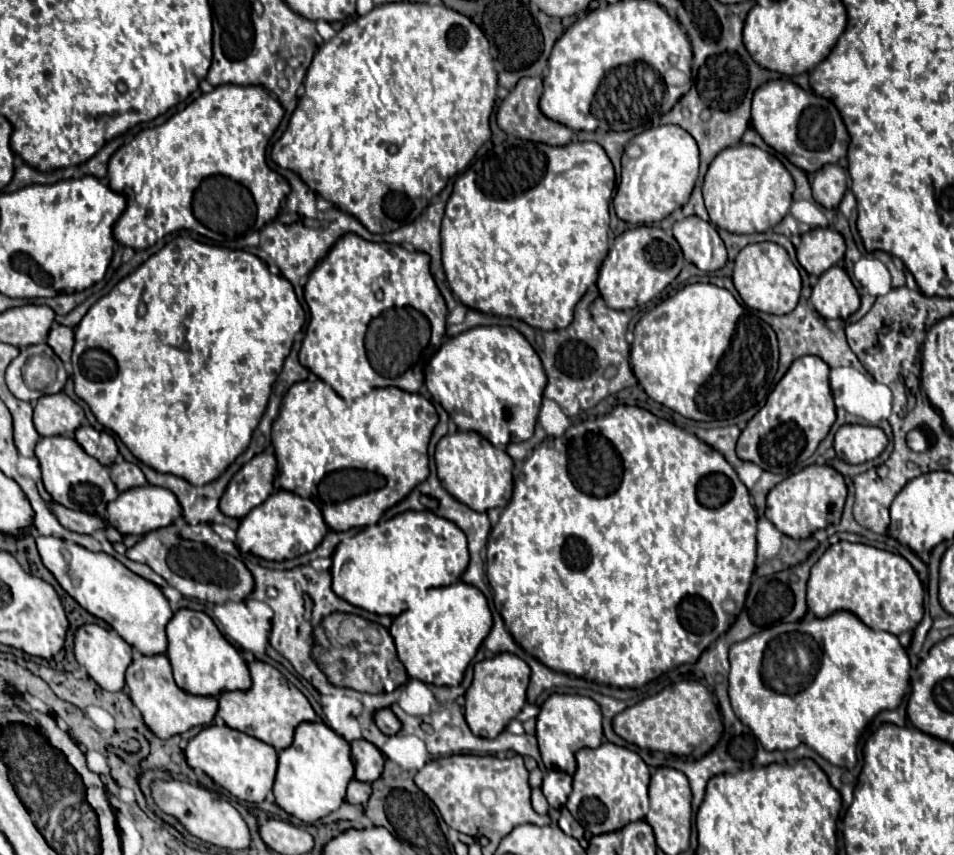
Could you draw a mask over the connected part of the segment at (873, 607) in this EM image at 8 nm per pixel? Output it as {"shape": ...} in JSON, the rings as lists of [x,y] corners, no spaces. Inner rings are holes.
{"shape":[[[845,540],[823,552],[807,580],[807,606],[817,618],[847,610],[871,630],[885,630],[895,636],[913,630],[921,622],[923,596],[925,592],[917,572],[901,554]]]}

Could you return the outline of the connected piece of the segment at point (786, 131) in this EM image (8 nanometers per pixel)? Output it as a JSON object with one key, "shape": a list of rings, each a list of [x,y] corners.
{"shape":[[[785,78],[769,80],[755,90],[751,124],[771,148],[807,174],[813,174],[827,162],[839,162],[839,158],[847,154],[849,134],[845,132],[835,104],[823,96],[805,92],[801,86]]]}

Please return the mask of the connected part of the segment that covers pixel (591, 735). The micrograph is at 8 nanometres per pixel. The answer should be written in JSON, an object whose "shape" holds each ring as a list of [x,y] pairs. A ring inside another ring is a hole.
{"shape":[[[553,694],[543,702],[537,716],[537,742],[545,768],[575,774],[575,752],[581,748],[597,748],[601,740],[601,708],[589,696]]]}

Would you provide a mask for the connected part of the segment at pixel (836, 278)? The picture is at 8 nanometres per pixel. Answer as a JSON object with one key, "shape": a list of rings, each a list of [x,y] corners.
{"shape":[[[831,266],[819,276],[809,300],[823,318],[841,320],[847,320],[861,304],[857,288],[841,266]]]}

